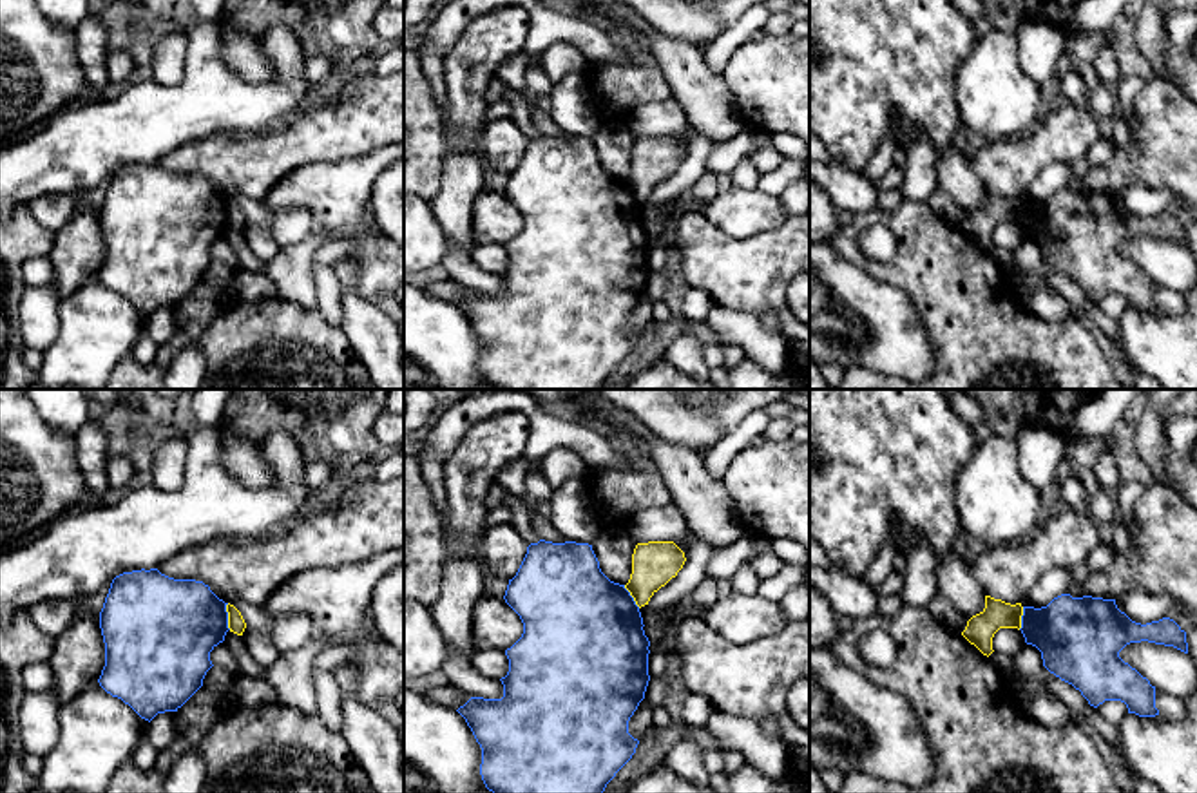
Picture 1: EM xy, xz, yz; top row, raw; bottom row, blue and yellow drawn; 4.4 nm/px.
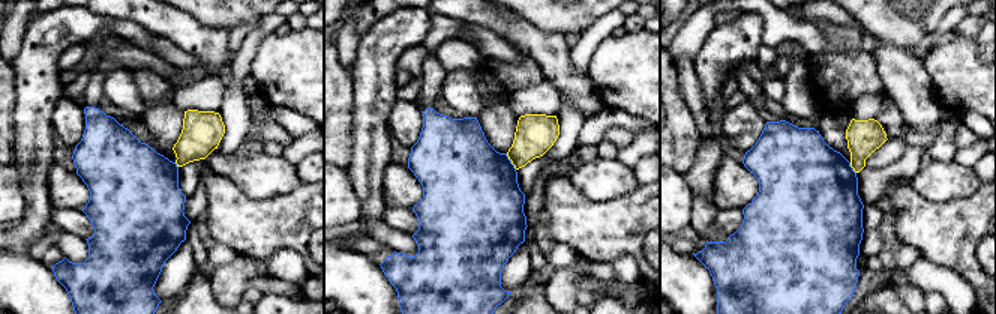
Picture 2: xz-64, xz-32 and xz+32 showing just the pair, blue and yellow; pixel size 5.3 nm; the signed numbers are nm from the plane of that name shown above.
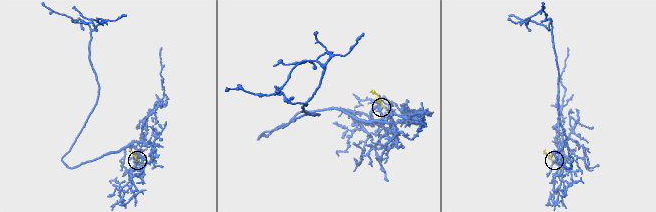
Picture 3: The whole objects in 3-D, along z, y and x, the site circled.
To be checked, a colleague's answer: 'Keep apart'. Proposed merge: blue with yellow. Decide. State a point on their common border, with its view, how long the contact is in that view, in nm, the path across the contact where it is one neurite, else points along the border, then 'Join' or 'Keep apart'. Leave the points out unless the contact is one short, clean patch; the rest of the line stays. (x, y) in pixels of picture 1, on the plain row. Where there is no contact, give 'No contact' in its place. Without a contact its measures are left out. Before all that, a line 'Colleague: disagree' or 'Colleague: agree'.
Colleague: agree
Touches blue at xy (227, 210). Shared border 120 nm. Boundary: xy (227, 198), (227, 219), (230, 223). Keep apart

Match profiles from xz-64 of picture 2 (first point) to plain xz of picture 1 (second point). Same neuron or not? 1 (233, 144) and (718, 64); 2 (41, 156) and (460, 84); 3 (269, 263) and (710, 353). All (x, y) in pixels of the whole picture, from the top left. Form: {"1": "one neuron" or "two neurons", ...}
{"1": "one neuron", "2": "one neuron", "3": "two neurons"}

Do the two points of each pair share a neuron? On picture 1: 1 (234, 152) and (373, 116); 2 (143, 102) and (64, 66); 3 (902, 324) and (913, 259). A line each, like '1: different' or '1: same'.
1: same
2: different
3: different

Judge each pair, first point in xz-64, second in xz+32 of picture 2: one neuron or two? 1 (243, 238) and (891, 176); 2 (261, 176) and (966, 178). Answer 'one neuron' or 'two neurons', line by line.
1: two neurons
2: one neuron

